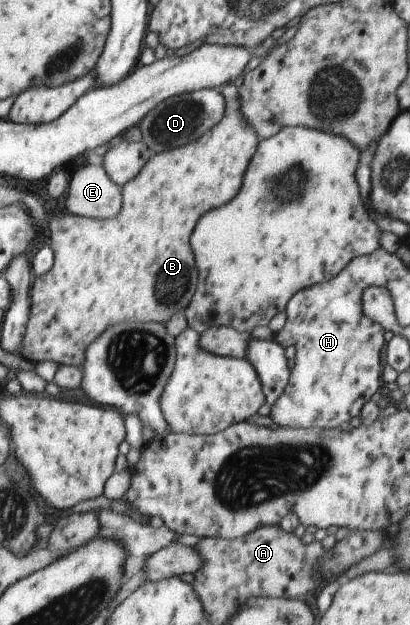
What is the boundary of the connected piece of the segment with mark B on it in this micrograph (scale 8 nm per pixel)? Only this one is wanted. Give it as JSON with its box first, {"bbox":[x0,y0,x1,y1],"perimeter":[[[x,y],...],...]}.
{"bbox":[22,82,260,368],"perimeter":[[[227,82],[221,93],[226,108],[219,123],[192,142],[183,144],[183,147],[152,154],[139,173],[121,187],[123,209],[117,217],[101,221],[68,214],[49,221],[54,264],[49,272],[36,277],[29,290],[30,312],[23,332],[22,357],[34,364],[51,360],[81,368],[86,347],[109,325],[121,321],[165,323],[174,313],[186,308],[198,284],[195,259],[189,247],[189,237],[197,225],[197,219],[205,211],[215,209],[237,195],[244,173],[260,142],[255,128],[241,111],[237,83]]]}

